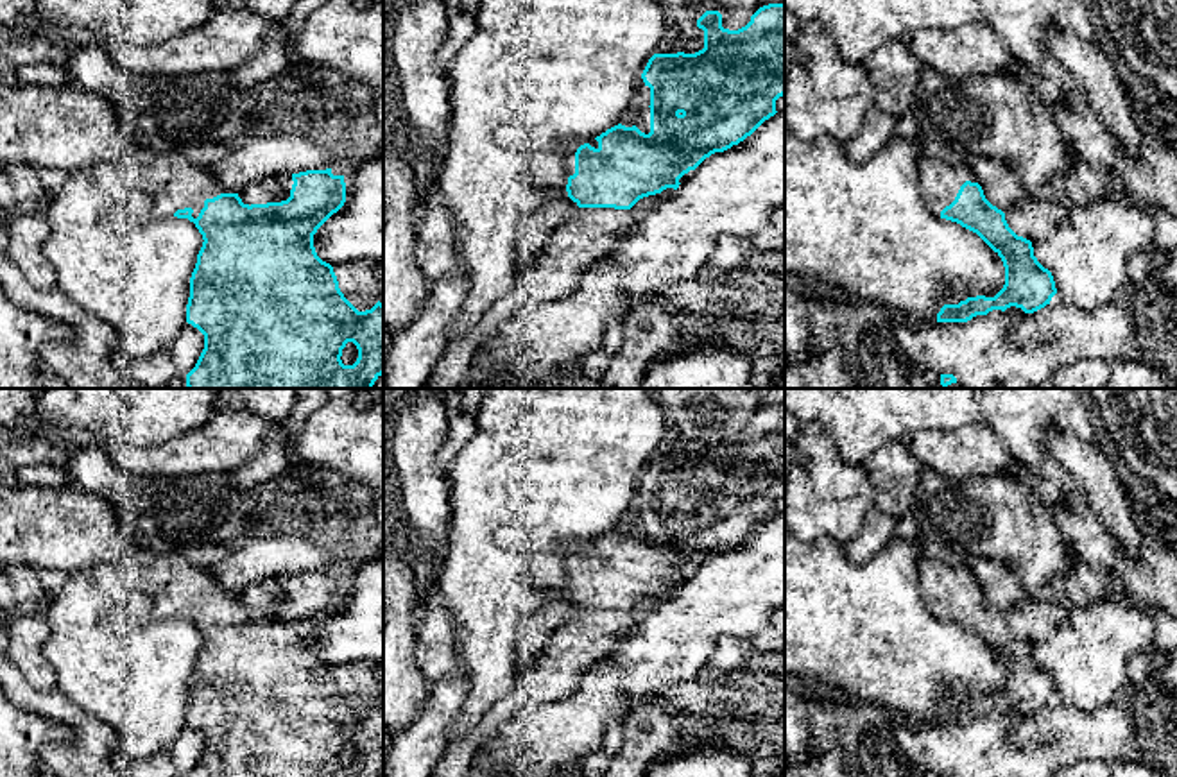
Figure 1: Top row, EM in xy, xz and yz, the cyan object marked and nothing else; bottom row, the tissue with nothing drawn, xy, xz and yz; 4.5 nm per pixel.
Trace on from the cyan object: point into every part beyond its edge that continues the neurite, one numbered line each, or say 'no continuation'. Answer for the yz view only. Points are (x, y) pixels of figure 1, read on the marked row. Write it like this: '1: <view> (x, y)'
1: yz (939, 179)

